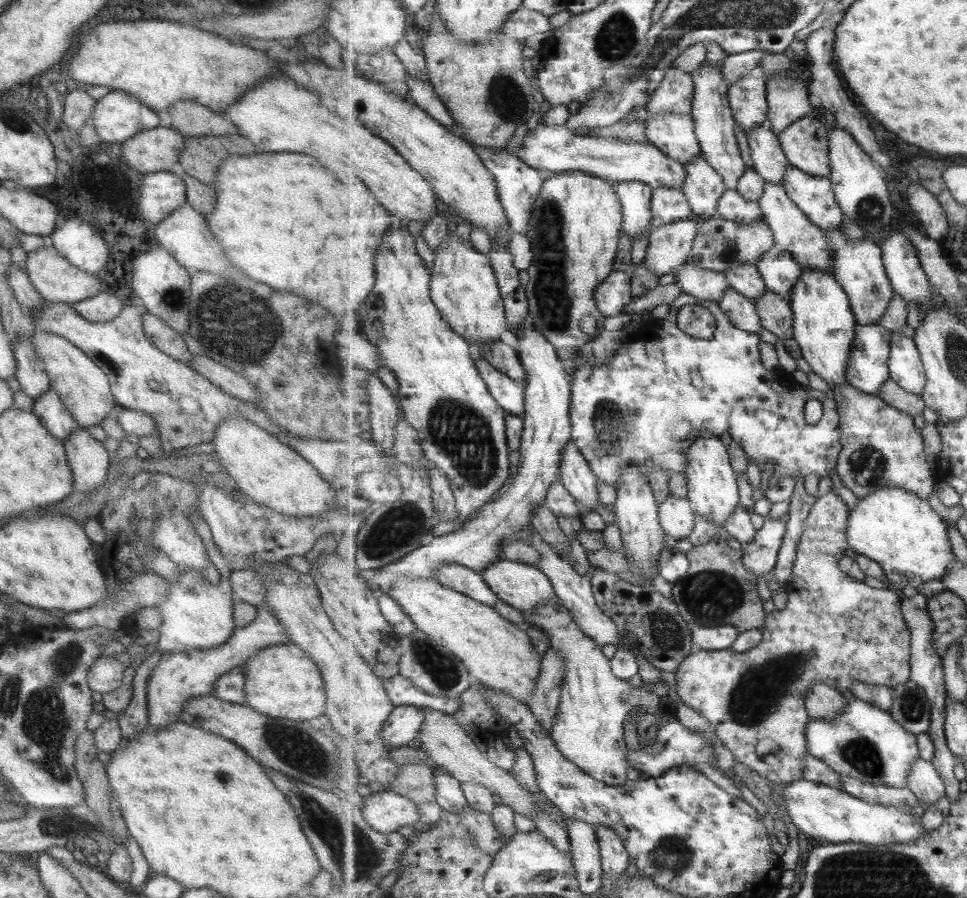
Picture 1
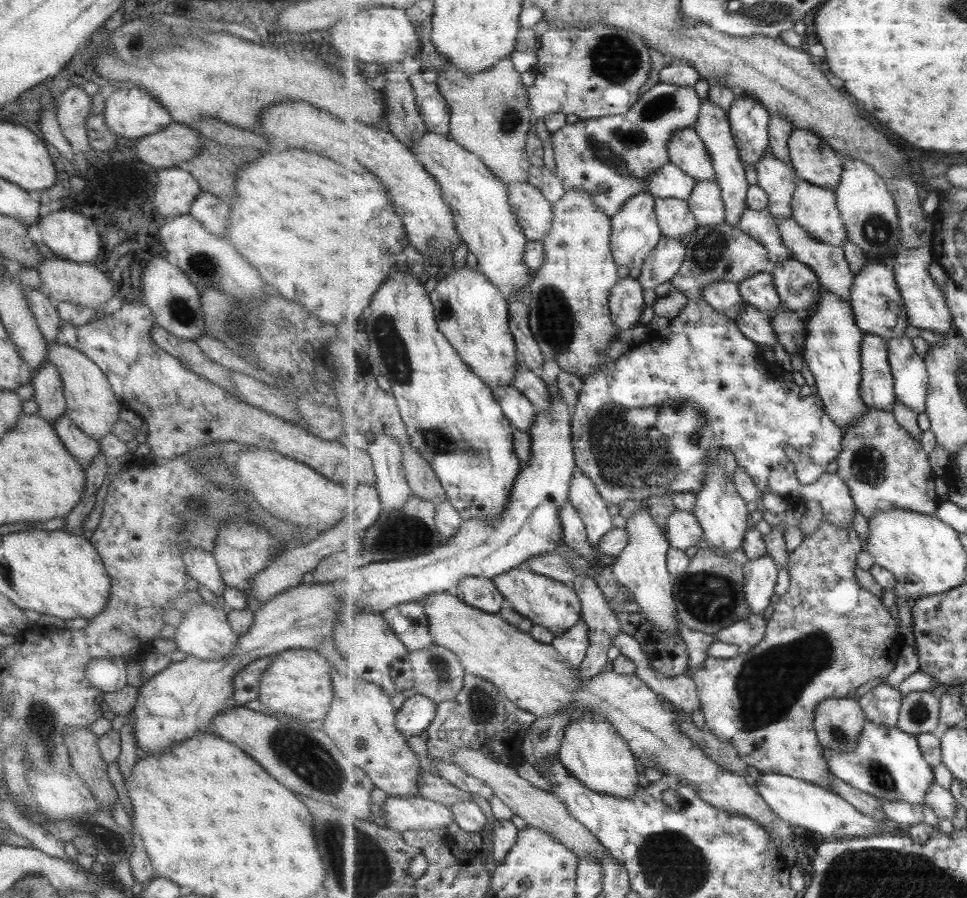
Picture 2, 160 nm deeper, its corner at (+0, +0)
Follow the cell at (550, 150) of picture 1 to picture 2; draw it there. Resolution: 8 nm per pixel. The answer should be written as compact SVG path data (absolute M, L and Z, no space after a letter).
M669 163L656 170L648 185L651 194L659 198L679 198L688 201L698 181L689 176L680 166Z

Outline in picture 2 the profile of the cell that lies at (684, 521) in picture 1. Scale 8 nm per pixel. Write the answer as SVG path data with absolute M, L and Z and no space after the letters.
M676 511L668 520L668 538L671 547L678 550L689 550L691 546L698 548L699 542L704 537L704 530L694 511Z

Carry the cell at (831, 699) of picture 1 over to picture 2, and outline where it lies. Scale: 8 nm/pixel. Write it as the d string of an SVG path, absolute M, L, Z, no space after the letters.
M828 698L816 710L821 746L836 752L857 750L868 718L857 698Z

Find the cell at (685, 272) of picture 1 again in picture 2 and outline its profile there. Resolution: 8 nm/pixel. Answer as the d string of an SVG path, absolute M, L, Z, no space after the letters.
M716 282L702 288L702 296L715 310L727 315L733 320L740 318L744 311L743 295L740 286L736 282Z

